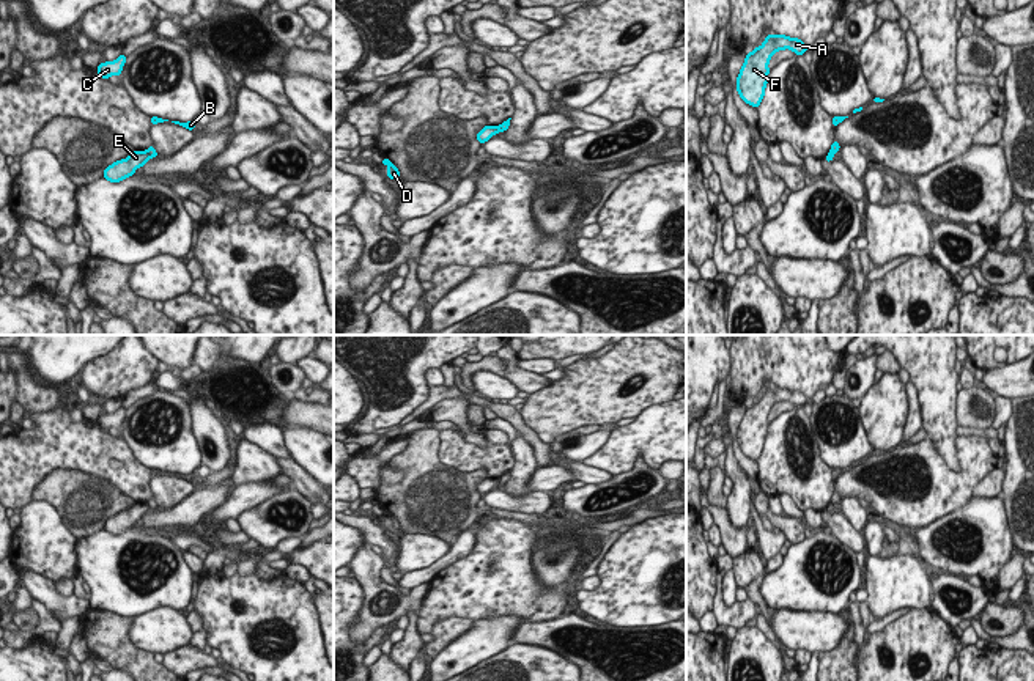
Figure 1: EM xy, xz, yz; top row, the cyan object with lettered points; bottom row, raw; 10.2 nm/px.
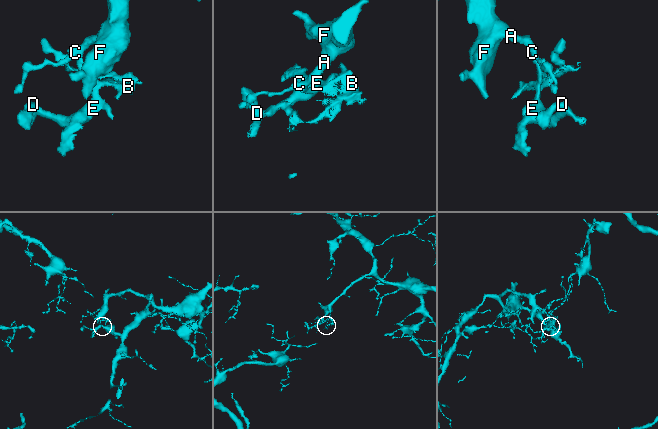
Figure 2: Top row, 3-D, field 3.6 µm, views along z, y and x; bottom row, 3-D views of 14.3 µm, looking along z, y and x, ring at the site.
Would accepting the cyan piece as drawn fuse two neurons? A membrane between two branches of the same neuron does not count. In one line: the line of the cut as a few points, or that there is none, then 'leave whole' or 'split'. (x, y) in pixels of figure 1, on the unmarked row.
cut xy (147, 502), (150, 508); split

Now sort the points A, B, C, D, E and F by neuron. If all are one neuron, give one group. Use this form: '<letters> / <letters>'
A B C F / D E

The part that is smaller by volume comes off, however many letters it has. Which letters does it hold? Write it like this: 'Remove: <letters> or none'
Remove: D, E

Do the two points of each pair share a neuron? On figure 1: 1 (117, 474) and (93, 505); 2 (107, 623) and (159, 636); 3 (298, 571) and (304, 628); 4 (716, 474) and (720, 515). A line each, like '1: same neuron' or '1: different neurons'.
1: different neurons
2: different neurons
3: different neurons
4: different neurons

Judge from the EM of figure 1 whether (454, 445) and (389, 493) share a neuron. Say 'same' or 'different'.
different

